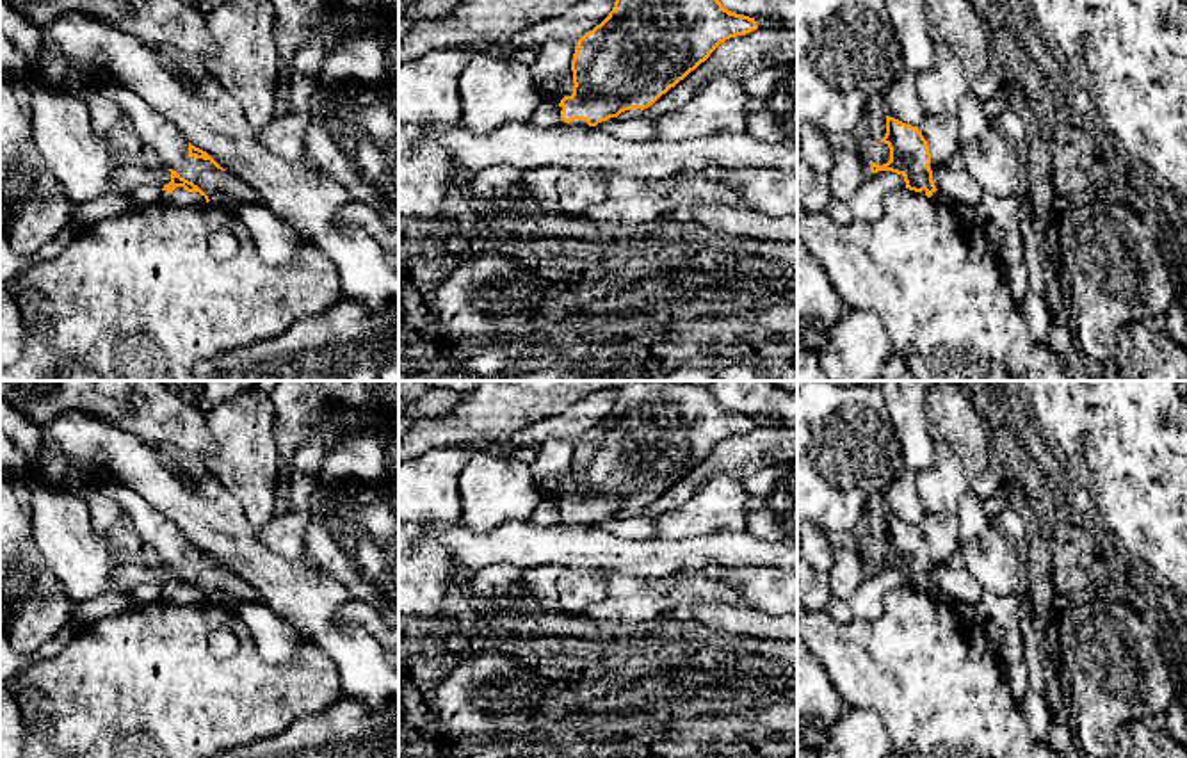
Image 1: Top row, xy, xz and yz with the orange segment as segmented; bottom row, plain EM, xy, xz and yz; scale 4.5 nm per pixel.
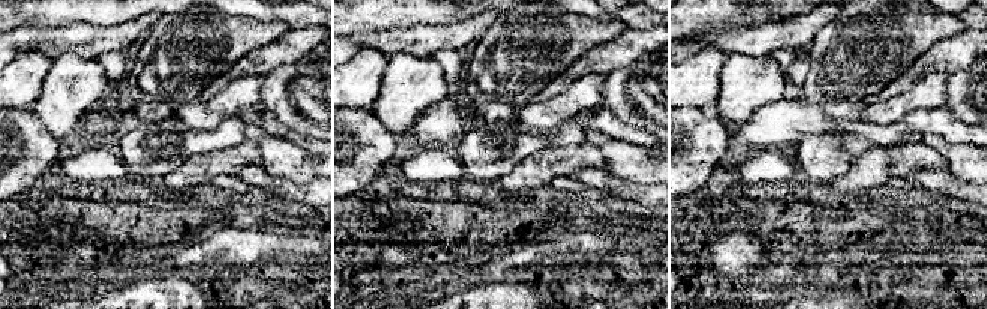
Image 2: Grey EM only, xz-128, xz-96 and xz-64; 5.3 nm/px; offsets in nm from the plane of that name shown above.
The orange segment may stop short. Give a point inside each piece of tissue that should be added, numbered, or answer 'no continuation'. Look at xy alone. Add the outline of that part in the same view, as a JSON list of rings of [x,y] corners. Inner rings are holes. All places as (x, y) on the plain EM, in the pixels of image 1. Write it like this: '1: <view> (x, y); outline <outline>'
1: xy (178, 595); outline [[[176,585],[173,591],[162,589],[160,600],[174,605],[194,605],[206,601],[205,594],[199,591],[187,591],[183,585]]]

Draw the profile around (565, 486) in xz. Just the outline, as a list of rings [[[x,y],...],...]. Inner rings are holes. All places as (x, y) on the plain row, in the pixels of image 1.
[[[569,468],[561,479],[559,484],[555,486],[553,491],[546,493],[539,482],[536,482],[536,489],[539,491],[539,495],[543,498],[555,498],[557,502],[561,502],[561,498],[564,495],[571,495],[573,493],[573,470]]]

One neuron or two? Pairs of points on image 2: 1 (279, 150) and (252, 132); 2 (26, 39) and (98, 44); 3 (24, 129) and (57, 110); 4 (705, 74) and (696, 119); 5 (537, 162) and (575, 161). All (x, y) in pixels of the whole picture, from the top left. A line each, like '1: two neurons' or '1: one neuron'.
1: one neuron
2: one neuron
3: two neurons
4: two neurons
5: one neuron

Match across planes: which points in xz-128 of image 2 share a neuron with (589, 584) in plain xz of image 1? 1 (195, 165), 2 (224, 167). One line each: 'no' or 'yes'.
1: no
2: no

